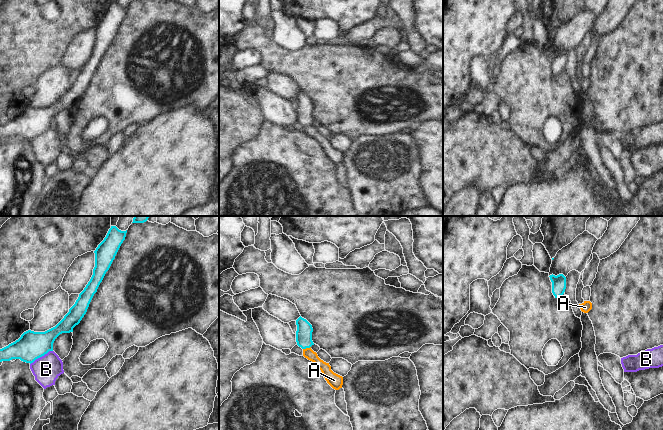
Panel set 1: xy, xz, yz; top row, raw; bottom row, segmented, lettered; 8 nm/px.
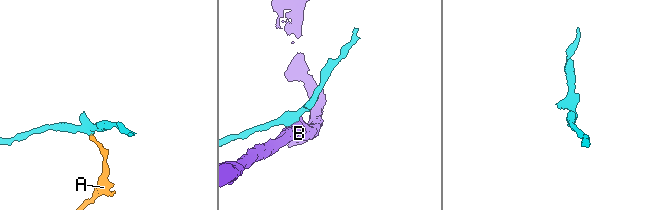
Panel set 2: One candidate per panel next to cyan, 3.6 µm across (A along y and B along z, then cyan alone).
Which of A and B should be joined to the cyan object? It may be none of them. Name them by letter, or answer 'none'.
A

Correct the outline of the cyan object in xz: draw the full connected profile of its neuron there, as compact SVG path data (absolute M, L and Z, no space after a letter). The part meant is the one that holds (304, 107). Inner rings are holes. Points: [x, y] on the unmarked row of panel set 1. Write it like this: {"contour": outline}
{"contour": "M301 92L296 96L296 101L296 118L303 125L303 132L318 142L325 156L333 165L339 166L342 164L343 153L334 149L329 139L321 136L317 129L311 125L311 122L314 121L312 117L312 101Z"}

